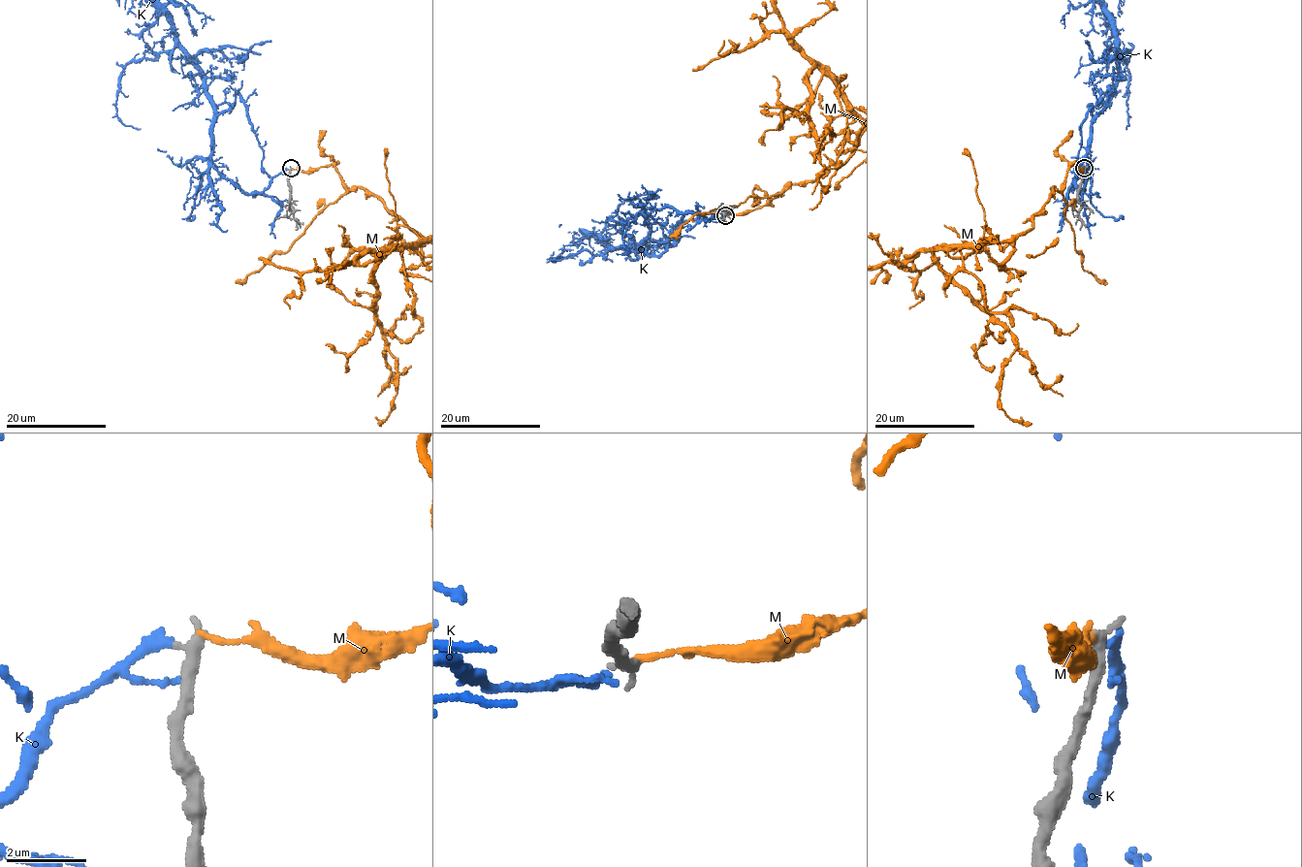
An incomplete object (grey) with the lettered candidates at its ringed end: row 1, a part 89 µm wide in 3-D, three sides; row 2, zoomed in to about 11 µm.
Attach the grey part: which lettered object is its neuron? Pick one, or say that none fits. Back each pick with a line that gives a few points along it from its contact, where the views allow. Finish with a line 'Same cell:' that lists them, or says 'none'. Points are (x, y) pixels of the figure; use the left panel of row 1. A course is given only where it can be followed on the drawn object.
Same cell: none

